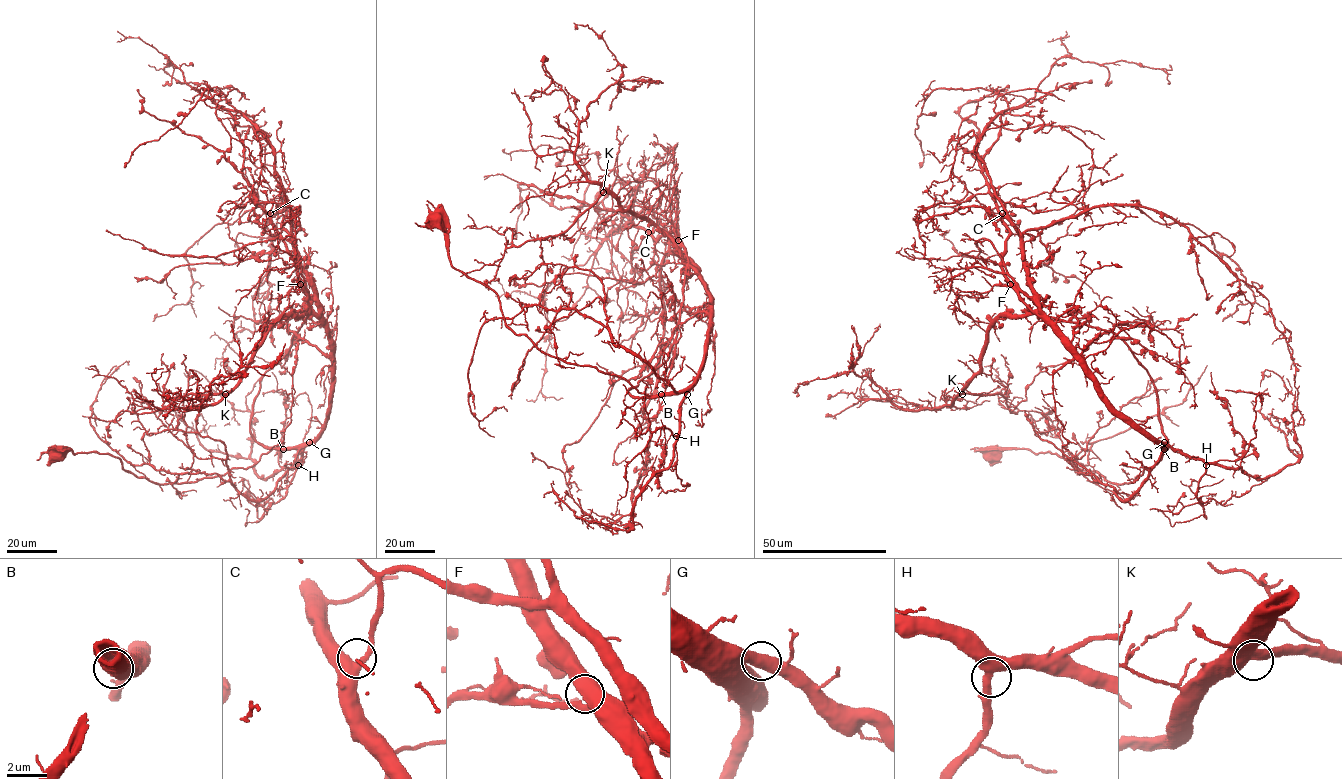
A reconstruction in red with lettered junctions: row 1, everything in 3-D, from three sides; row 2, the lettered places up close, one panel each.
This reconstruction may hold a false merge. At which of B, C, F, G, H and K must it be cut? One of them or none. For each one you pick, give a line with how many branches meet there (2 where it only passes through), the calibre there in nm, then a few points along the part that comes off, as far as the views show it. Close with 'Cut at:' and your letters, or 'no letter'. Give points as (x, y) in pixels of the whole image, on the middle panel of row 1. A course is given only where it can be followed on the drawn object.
Cut at: no letter

